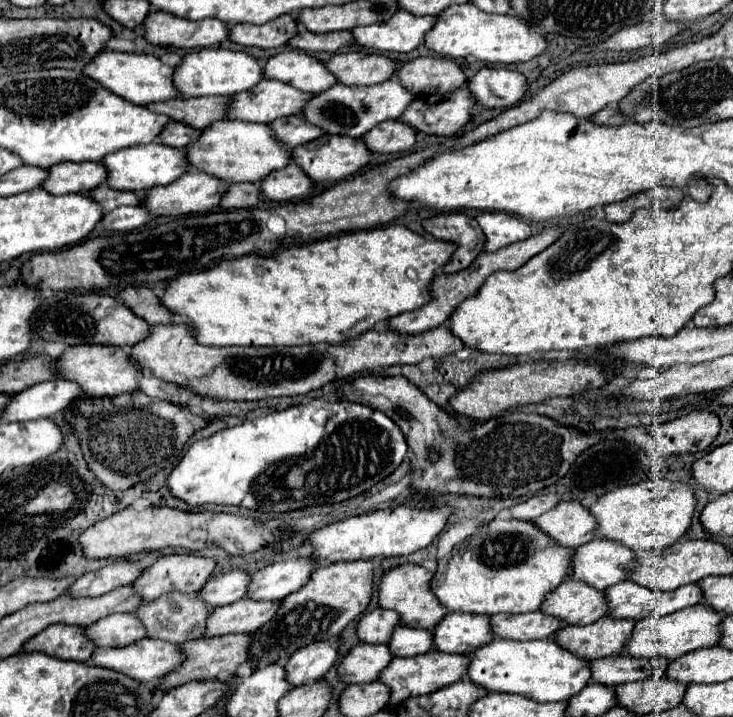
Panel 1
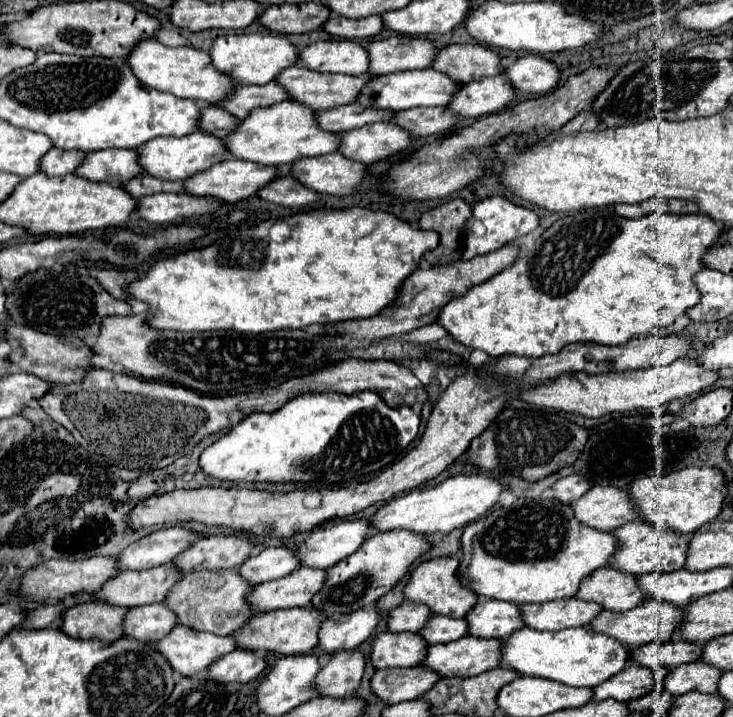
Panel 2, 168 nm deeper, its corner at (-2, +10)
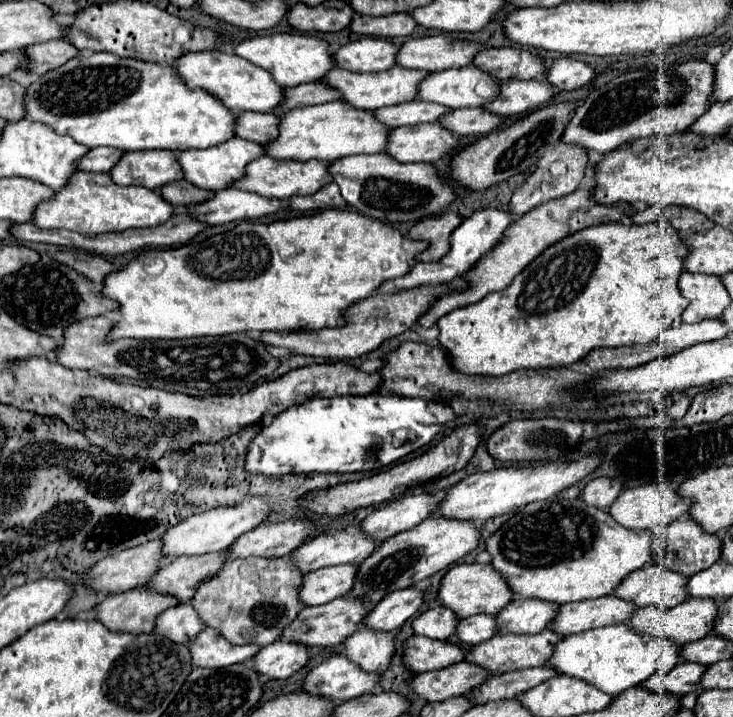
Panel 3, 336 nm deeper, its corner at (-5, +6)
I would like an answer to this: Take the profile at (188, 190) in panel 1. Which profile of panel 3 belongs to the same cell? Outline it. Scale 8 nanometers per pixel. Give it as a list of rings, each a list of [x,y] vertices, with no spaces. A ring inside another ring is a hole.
[[[260,157],[254,159],[246,165],[246,173],[242,179],[234,181],[230,187],[248,191],[248,193],[258,193],[260,197],[274,197],[278,201],[290,199],[294,195],[310,195],[316,193],[322,185],[330,183],[332,177],[328,173],[328,165],[322,161],[274,161],[270,157]]]

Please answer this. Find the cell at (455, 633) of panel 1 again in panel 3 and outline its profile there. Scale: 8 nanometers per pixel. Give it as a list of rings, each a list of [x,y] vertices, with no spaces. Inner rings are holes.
[[[514,599],[494,617],[502,621],[502,633],[534,635],[550,625],[556,609],[556,603],[546,603],[538,599]]]

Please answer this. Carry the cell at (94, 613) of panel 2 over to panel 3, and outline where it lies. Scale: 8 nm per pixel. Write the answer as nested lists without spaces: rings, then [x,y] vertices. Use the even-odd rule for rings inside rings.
[[[136,587],[126,593],[108,595],[94,611],[96,621],[114,633],[150,633],[156,615],[172,605],[176,605],[174,597]]]

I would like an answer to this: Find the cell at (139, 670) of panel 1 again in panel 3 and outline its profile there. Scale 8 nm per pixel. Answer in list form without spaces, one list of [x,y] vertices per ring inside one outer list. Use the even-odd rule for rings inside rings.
[[[206,627],[194,641],[190,641],[190,655],[194,667],[208,669],[224,669],[234,663],[248,661],[258,651],[258,645],[230,645],[222,635],[210,627]]]

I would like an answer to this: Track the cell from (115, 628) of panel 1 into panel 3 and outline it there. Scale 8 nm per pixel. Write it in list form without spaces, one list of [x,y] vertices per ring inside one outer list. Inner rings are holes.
[[[186,603],[186,605],[174,605],[166,611],[162,611],[156,617],[154,633],[168,637],[174,643],[188,643],[204,627],[206,625],[198,617],[198,613],[192,609],[190,603]]]

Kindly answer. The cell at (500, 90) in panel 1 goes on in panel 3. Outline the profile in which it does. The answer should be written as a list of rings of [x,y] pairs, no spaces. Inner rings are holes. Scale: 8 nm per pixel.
[[[562,57],[546,69],[544,79],[550,81],[556,91],[572,91],[586,85],[590,79],[594,79],[594,75],[596,73],[590,69],[590,65],[570,57]]]

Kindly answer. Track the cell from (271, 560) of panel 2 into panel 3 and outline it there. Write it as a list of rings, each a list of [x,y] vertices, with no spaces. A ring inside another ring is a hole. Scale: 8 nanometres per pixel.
[[[346,529],[336,535],[318,535],[312,541],[300,545],[294,549],[294,553],[290,553],[290,563],[302,573],[310,573],[328,565],[360,563],[378,545],[378,541],[366,539],[354,529]]]

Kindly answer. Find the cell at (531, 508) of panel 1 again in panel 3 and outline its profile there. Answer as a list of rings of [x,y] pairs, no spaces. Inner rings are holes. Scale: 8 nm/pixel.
[[[596,477],[580,491],[580,499],[586,505],[594,505],[598,509],[606,509],[606,507],[610,507],[614,503],[614,499],[618,497],[620,491],[622,491],[622,485],[616,479]]]

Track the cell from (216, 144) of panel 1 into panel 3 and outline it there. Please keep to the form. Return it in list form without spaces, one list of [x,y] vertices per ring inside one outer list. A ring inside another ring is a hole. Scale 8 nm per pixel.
[[[330,101],[322,105],[296,107],[284,117],[280,117],[278,125],[280,135],[264,145],[264,155],[286,161],[326,161],[332,163],[336,159],[358,155],[358,153],[382,153],[386,147],[388,127],[378,123],[370,111],[354,109],[344,101]]]

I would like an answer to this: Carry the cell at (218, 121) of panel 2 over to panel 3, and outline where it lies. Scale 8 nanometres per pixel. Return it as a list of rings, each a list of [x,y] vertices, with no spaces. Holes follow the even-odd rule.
[[[240,113],[234,131],[236,137],[264,145],[278,137],[278,117],[272,113]]]

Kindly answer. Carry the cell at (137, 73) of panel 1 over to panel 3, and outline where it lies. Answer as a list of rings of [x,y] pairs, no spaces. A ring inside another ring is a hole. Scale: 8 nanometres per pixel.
[[[220,51],[186,53],[178,61],[174,61],[172,69],[182,77],[188,89],[206,89],[210,95],[220,97],[222,105],[228,105],[232,113],[242,113],[242,111],[268,113],[282,101],[282,87],[274,83],[270,73],[234,55],[226,55]]]

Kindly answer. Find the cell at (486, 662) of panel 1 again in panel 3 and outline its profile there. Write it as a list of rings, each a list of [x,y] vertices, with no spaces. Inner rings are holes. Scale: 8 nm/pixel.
[[[626,623],[562,637],[558,645],[554,645],[554,653],[548,661],[548,665],[556,669],[556,673],[586,681],[612,697],[630,687],[640,685],[656,671],[668,673],[676,663],[680,663],[680,645],[668,639],[636,635]]]

